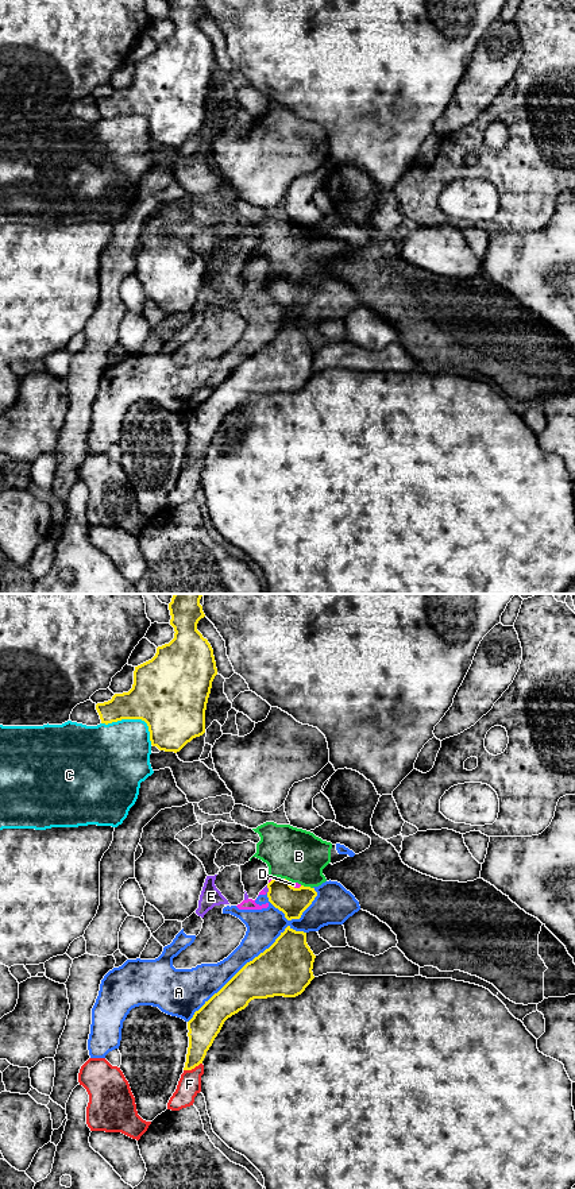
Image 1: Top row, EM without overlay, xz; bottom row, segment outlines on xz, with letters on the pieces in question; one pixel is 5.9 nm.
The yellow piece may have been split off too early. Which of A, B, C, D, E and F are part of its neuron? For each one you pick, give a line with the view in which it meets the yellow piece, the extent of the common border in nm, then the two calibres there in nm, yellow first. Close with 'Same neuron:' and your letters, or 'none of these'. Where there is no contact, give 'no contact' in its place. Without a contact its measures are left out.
Same neuron: none of these

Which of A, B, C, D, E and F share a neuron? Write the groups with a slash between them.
A B D E / C / F

